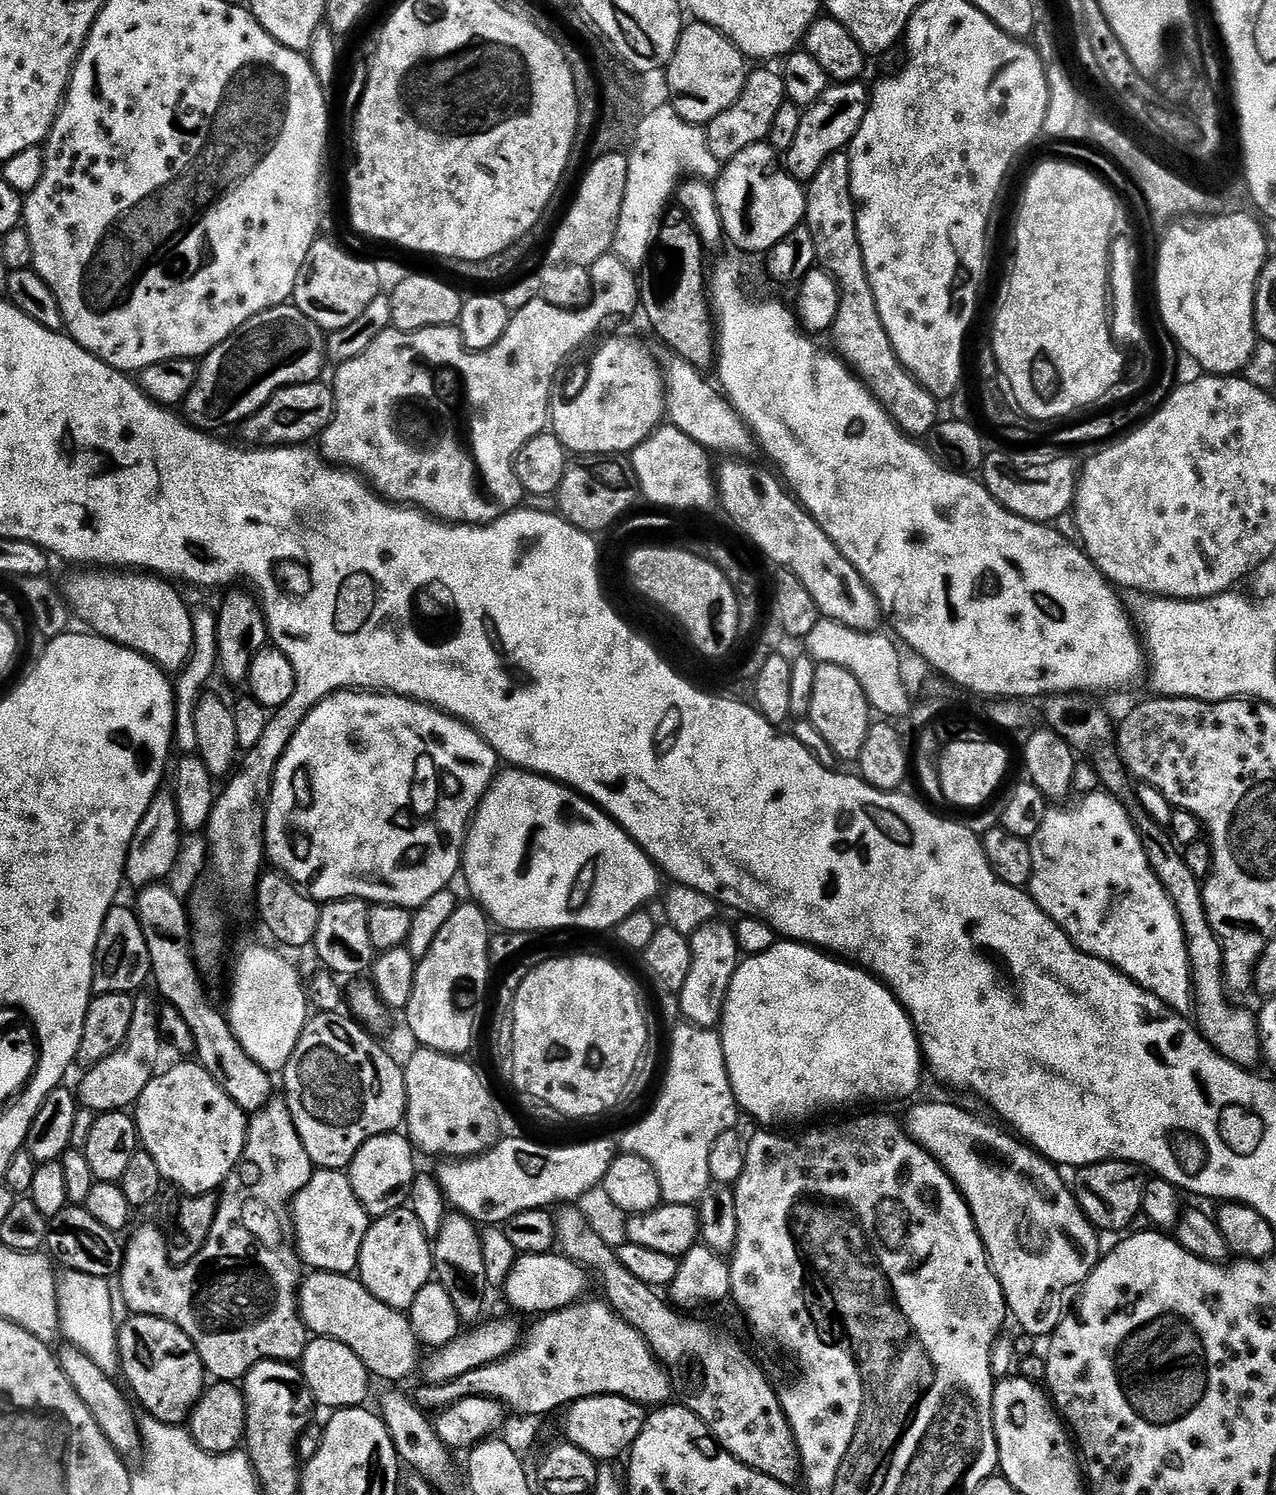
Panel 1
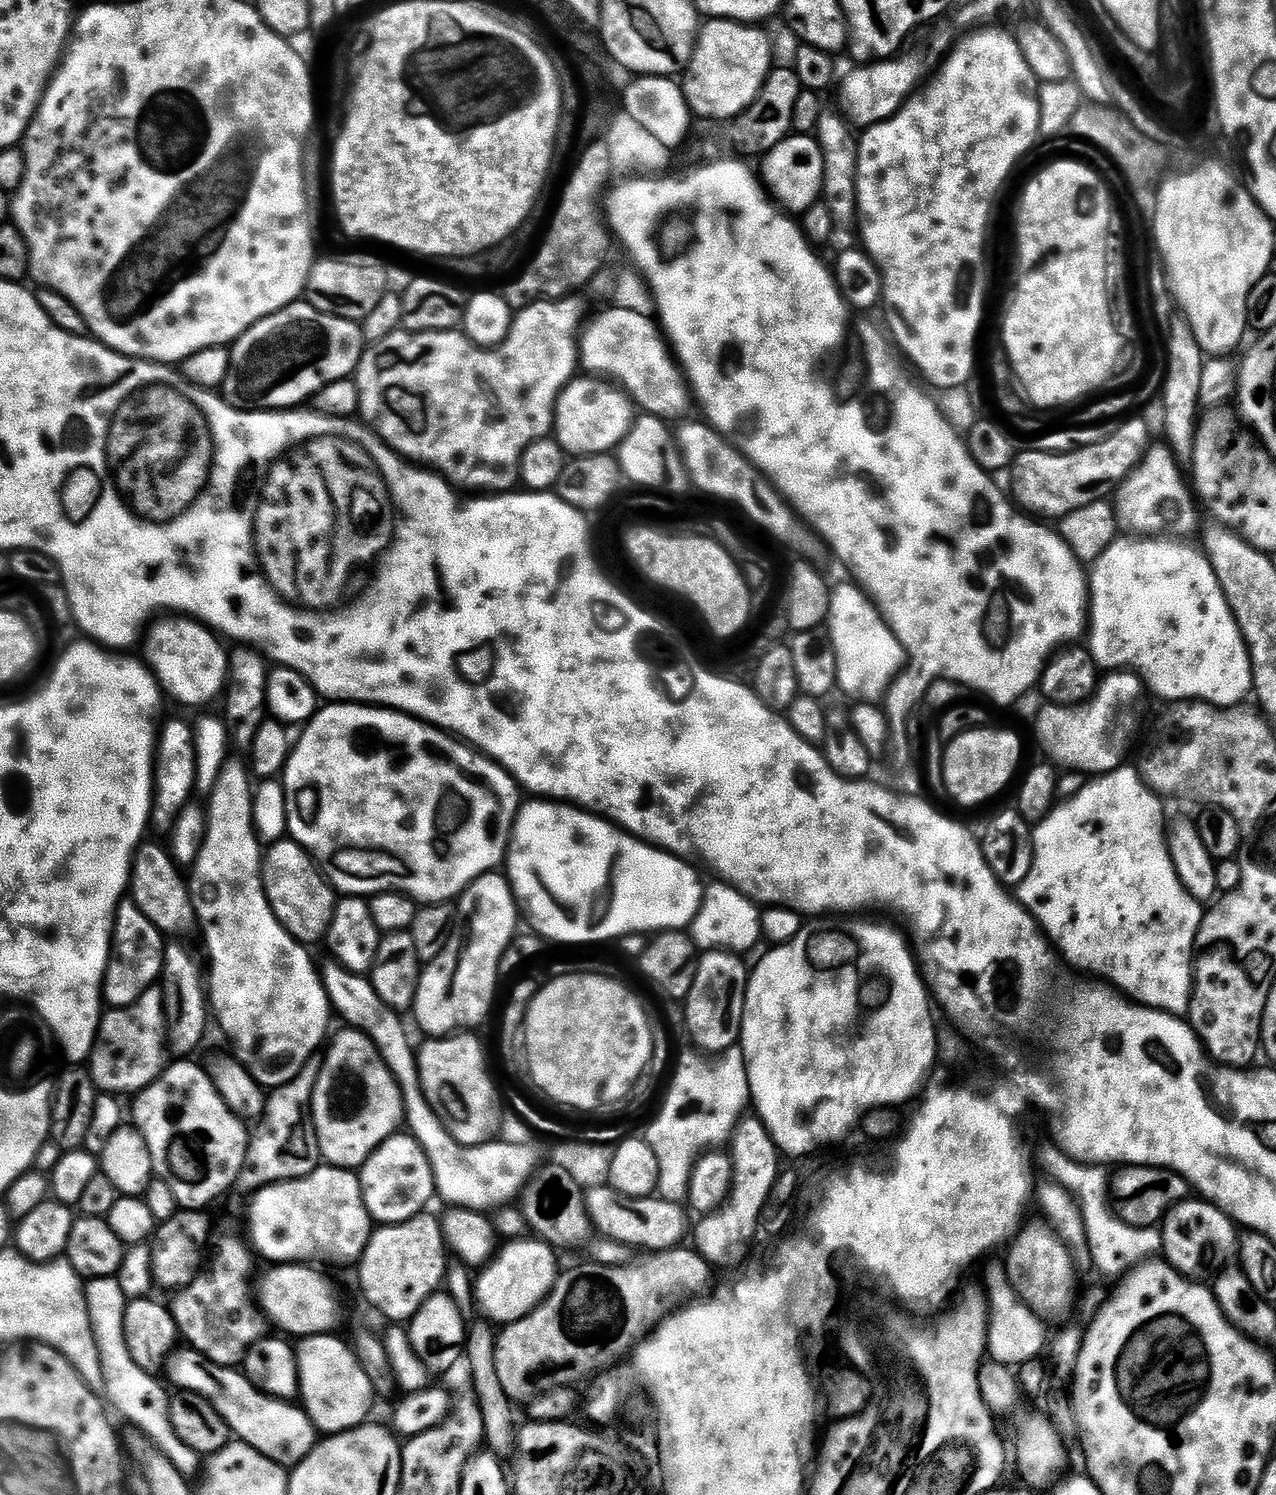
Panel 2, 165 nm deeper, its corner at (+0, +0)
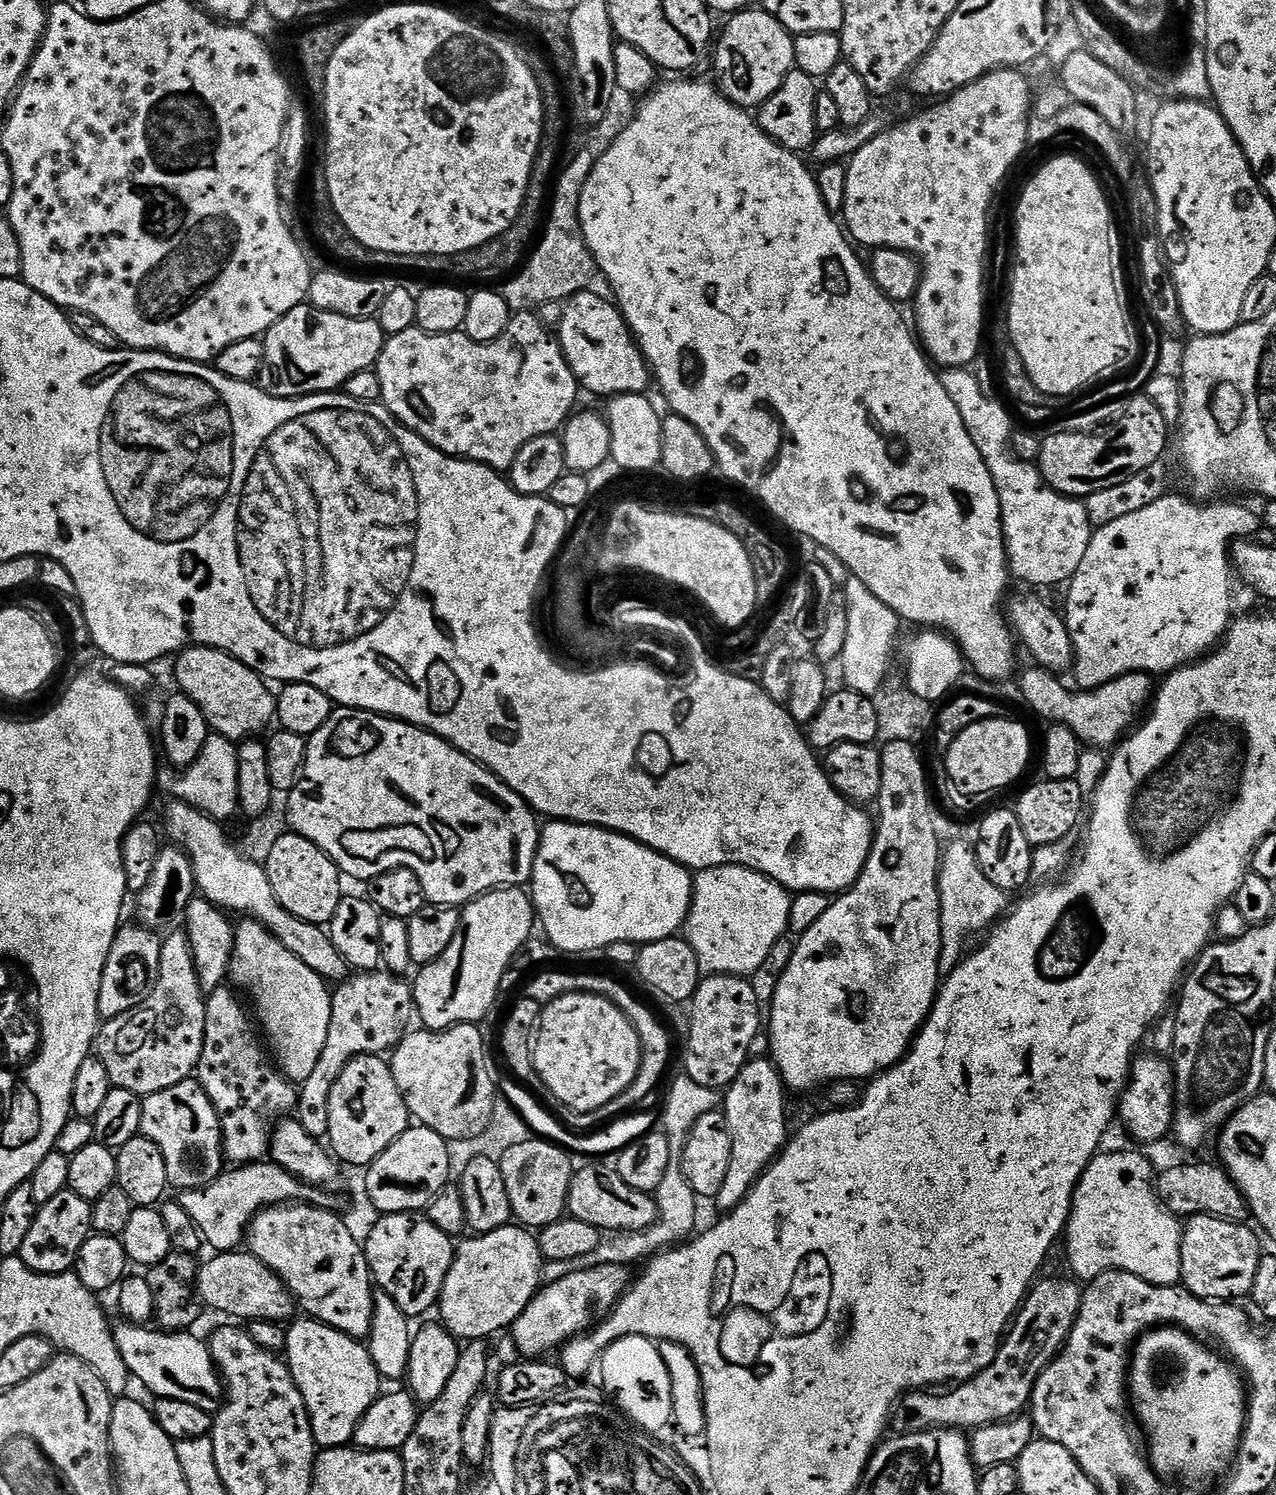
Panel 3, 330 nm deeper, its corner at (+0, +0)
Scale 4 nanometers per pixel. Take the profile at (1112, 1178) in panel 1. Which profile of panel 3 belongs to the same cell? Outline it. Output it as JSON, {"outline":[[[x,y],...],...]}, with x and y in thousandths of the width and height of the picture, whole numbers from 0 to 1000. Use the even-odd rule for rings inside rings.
{"outline":[[[922,779],[914,782],[910,787],[908,785],[905,793],[910,804],[926,815],[947,813],[973,817],[979,815],[978,802],[958,781],[952,781],[950,779]]]}

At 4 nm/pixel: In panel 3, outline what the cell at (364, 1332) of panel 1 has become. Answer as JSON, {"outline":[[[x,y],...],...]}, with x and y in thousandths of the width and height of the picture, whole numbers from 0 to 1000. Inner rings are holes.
{"outline":[[[183,836],[167,841],[167,843],[163,843],[161,845],[159,843],[156,846],[154,854],[153,866],[161,876],[167,875],[169,878],[176,878],[177,880],[183,880],[185,882],[183,884],[185,884],[223,884],[223,883],[228,884],[233,880],[234,873],[229,868],[228,863],[222,859],[217,851],[212,849],[197,837]]]}

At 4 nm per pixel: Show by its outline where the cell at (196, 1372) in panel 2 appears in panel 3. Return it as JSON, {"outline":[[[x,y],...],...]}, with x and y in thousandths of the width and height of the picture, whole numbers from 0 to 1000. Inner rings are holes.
{"outline":[[[96,883],[93,885],[89,888],[90,900],[99,911],[101,920],[106,924],[110,923],[121,932],[120,934],[139,935],[167,946],[175,942],[177,929],[161,896],[157,896],[150,890],[130,892],[103,884]]]}

